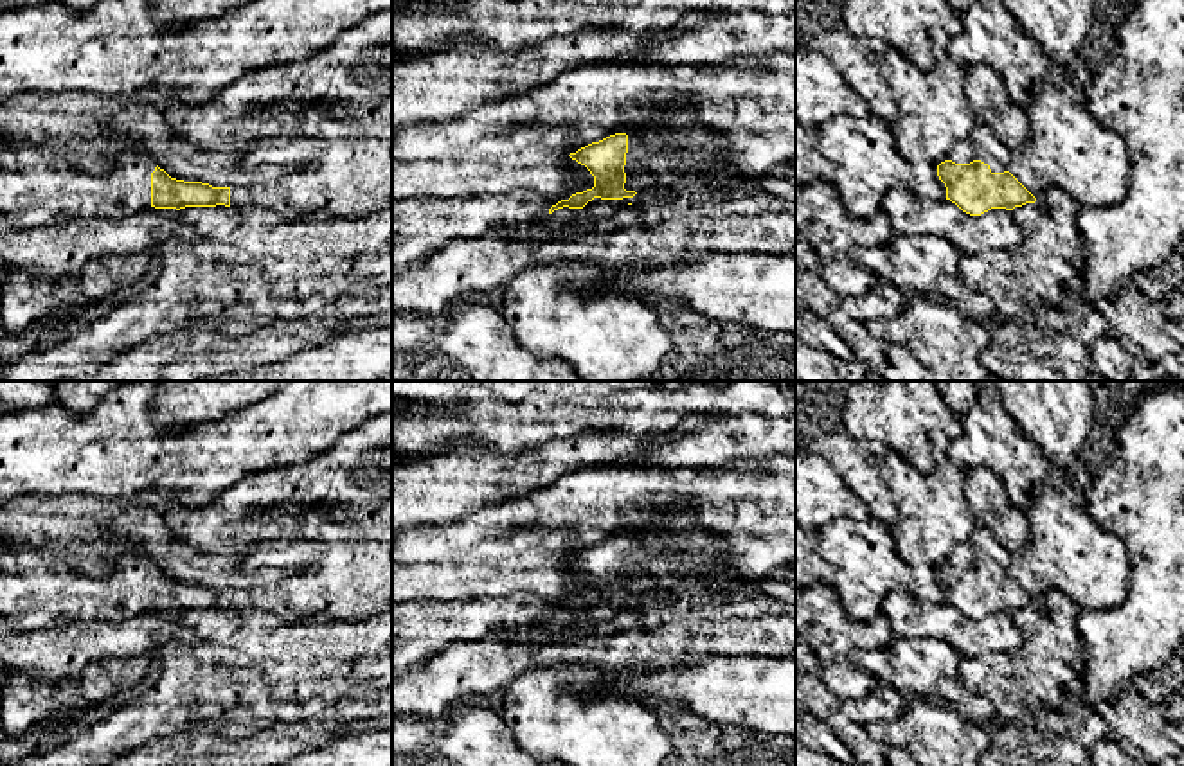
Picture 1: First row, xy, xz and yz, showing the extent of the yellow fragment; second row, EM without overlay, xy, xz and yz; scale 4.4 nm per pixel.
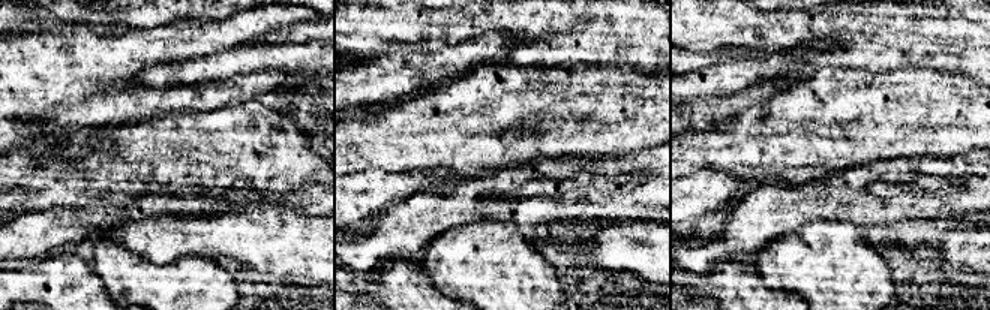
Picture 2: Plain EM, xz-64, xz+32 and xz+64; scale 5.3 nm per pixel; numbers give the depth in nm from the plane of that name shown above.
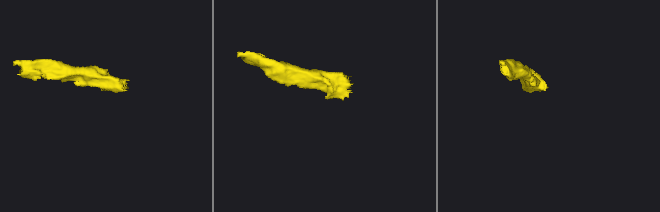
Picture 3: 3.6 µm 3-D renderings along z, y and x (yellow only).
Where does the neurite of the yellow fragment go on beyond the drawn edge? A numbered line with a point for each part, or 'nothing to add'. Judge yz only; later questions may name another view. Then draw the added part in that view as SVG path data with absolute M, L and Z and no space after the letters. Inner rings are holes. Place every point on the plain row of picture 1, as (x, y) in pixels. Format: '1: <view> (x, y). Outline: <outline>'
1: yz (988, 551). Outline: M975 525L972 541L975 550L975 563L988 566L991 575L1008 574L1011 552L1004 548L988 529Z

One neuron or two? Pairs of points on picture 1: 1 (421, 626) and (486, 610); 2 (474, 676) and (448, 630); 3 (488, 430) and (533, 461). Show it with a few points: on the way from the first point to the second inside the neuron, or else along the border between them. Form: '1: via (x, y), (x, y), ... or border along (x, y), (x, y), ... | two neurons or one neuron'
1: via (438, 624), (470, 621) | one neuron
2: border along (497, 632), (447, 646) | two neurons
3: border along (486, 441), (454, 441), (445, 450) | two neurons

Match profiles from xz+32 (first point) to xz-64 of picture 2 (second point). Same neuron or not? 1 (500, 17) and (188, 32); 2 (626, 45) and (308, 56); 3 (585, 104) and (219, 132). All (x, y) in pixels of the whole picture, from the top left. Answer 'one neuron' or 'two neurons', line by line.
1: two neurons
2: two neurons
3: two neurons

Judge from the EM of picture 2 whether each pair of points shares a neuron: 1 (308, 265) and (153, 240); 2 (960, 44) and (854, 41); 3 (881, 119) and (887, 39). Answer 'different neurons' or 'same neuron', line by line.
1: same neuron
2: same neuron
3: different neurons

